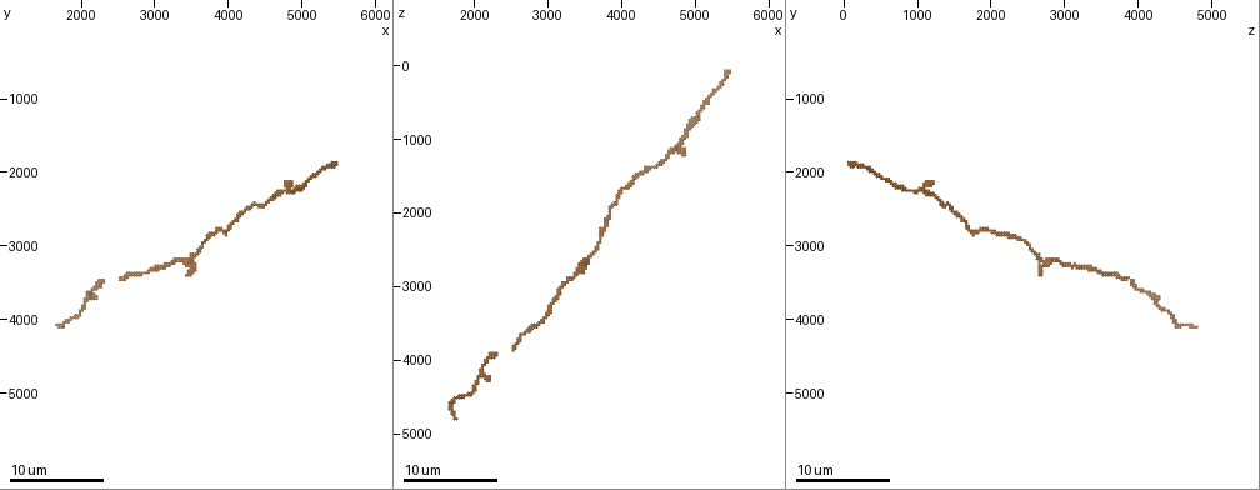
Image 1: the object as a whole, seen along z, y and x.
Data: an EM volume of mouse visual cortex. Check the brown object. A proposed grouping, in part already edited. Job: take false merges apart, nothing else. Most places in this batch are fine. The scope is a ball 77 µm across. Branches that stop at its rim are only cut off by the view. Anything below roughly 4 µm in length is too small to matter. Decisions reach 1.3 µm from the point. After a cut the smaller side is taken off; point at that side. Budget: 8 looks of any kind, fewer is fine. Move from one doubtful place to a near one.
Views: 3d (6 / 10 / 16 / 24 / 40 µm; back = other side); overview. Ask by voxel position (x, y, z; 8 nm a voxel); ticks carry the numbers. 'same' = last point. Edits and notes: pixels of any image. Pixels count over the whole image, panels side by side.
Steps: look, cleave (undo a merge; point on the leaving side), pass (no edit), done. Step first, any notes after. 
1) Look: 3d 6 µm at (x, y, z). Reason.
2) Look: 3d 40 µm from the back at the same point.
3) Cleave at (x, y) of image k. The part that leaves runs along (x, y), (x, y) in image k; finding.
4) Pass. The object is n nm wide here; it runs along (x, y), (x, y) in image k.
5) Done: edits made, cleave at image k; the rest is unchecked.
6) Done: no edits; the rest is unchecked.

Look: 3d 16 µm at (4600, 2300, 1250). Calibre changes.

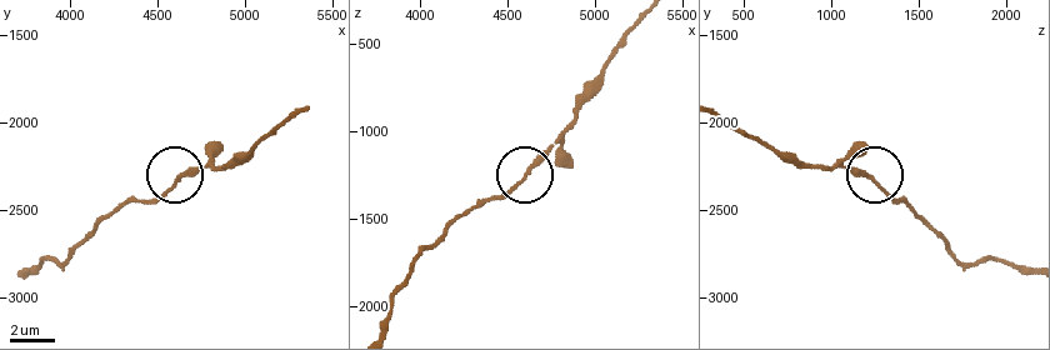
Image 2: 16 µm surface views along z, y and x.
Pass. It runs along (1025, 273), (959, 259), (904, 201), (838, 166) in image 2; continuous, no second neuron.

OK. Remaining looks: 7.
Look: 3d 10 µm at (3800, 2850, 2150). Calibre changes.

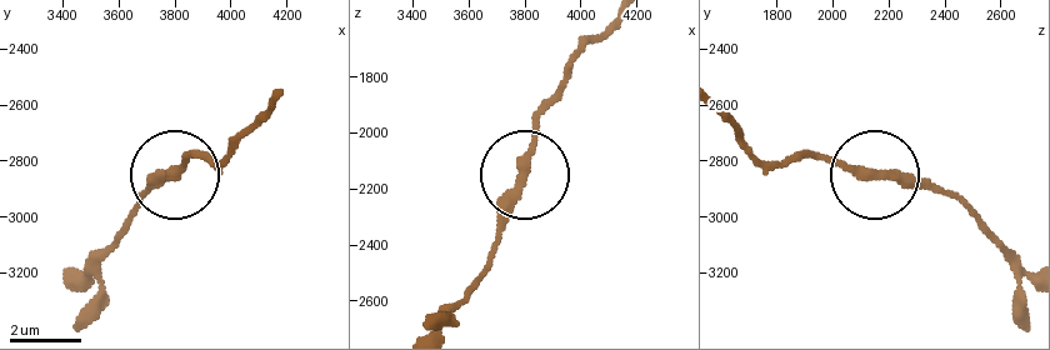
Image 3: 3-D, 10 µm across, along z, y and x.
Pass. The object is 250 nm wide here; it runs along (483, 278), (504, 200), (524, 174), (551, 95) in image 3; one neuron here.

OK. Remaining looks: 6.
Look: 3d 16 µm at (5350, 1950, 250). Thick turns thin.

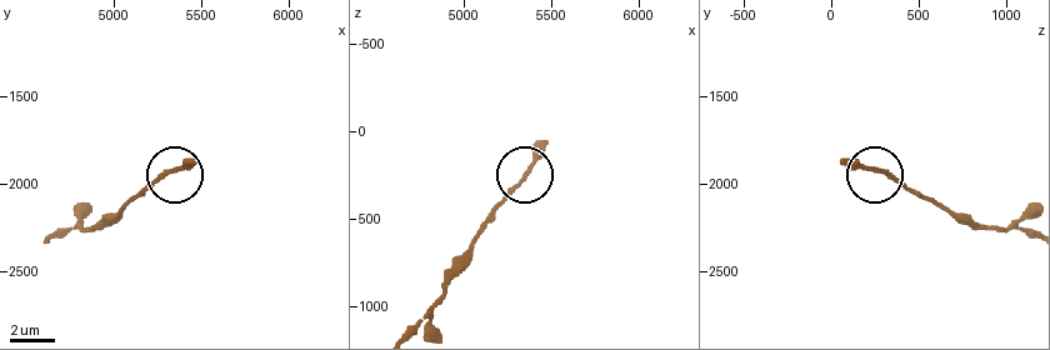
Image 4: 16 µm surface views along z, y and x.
Look: 3d 6 µm at (5320, 1920, 300).

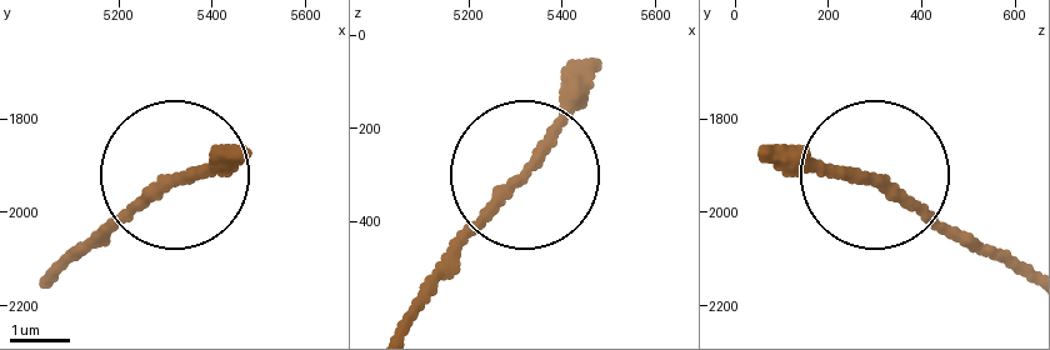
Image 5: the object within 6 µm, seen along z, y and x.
Pass. It runs along (43, 279), (166, 184) in image 5; one neuron here.

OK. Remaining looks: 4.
Look: 3d 16 µm at (5000, 2200, 650). Thick turns thin.

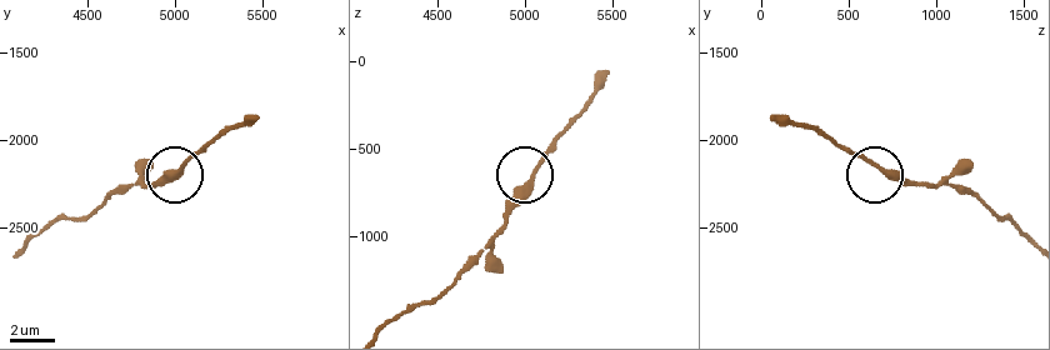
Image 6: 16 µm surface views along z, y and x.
Pass. It runs along (1024, 234), (980, 196), (884, 176), (830, 135) in image 6; continuous, no second neuron.

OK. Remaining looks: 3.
Done: no edits; the rest is unchecked.

